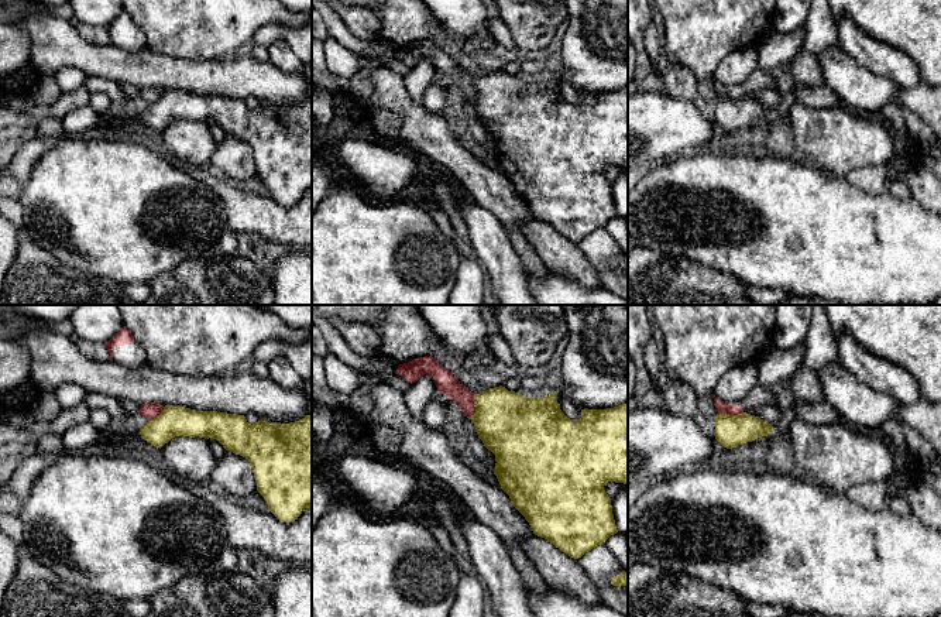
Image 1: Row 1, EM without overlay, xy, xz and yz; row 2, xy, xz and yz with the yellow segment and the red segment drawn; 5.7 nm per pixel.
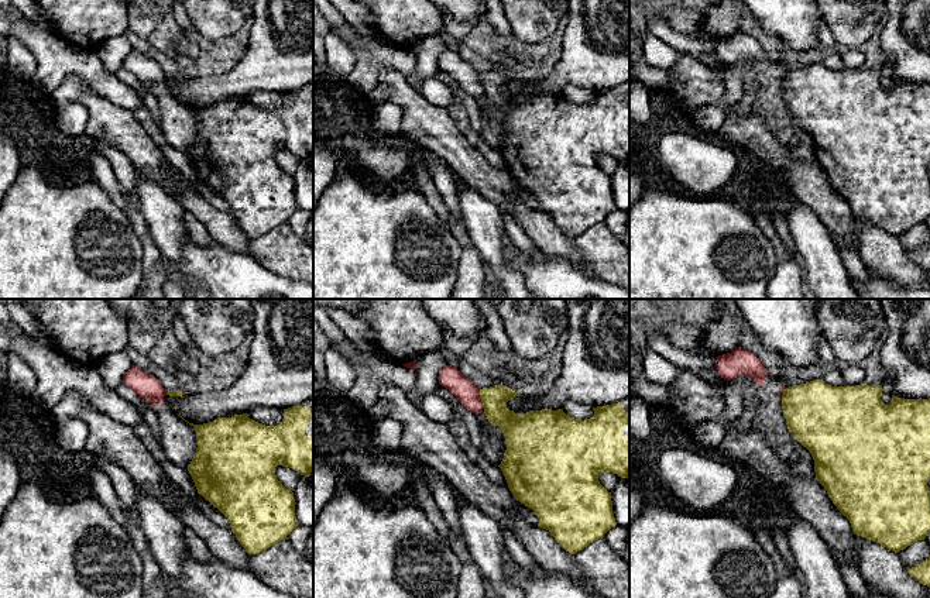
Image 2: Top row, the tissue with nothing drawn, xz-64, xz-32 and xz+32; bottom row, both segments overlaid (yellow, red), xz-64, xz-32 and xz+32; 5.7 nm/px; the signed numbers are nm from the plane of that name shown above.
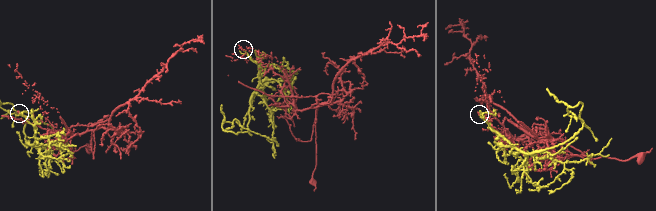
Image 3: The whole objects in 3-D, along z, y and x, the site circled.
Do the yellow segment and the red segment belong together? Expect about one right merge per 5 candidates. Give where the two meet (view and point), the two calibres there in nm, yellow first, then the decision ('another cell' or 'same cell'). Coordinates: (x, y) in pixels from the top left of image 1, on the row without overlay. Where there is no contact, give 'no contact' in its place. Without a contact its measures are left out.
contact xz (474, 89); calibres 380 and 120 nm; another cell

